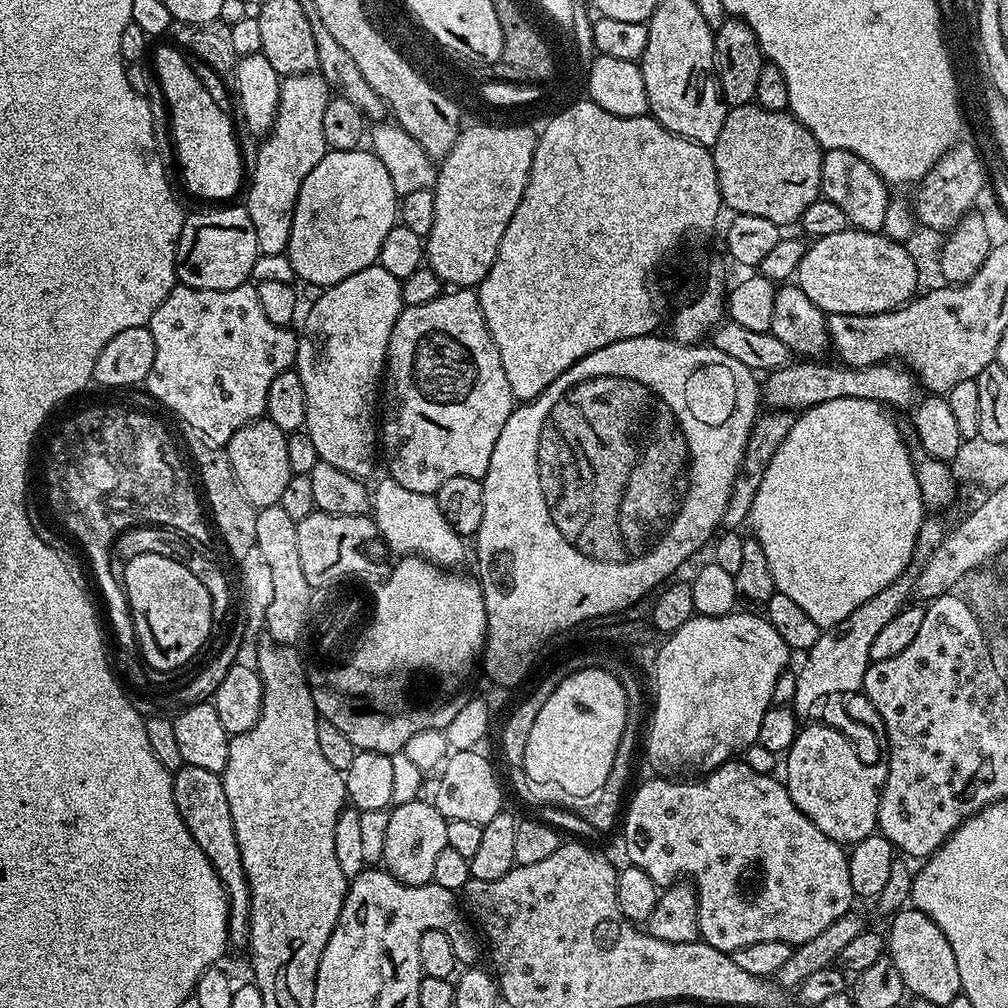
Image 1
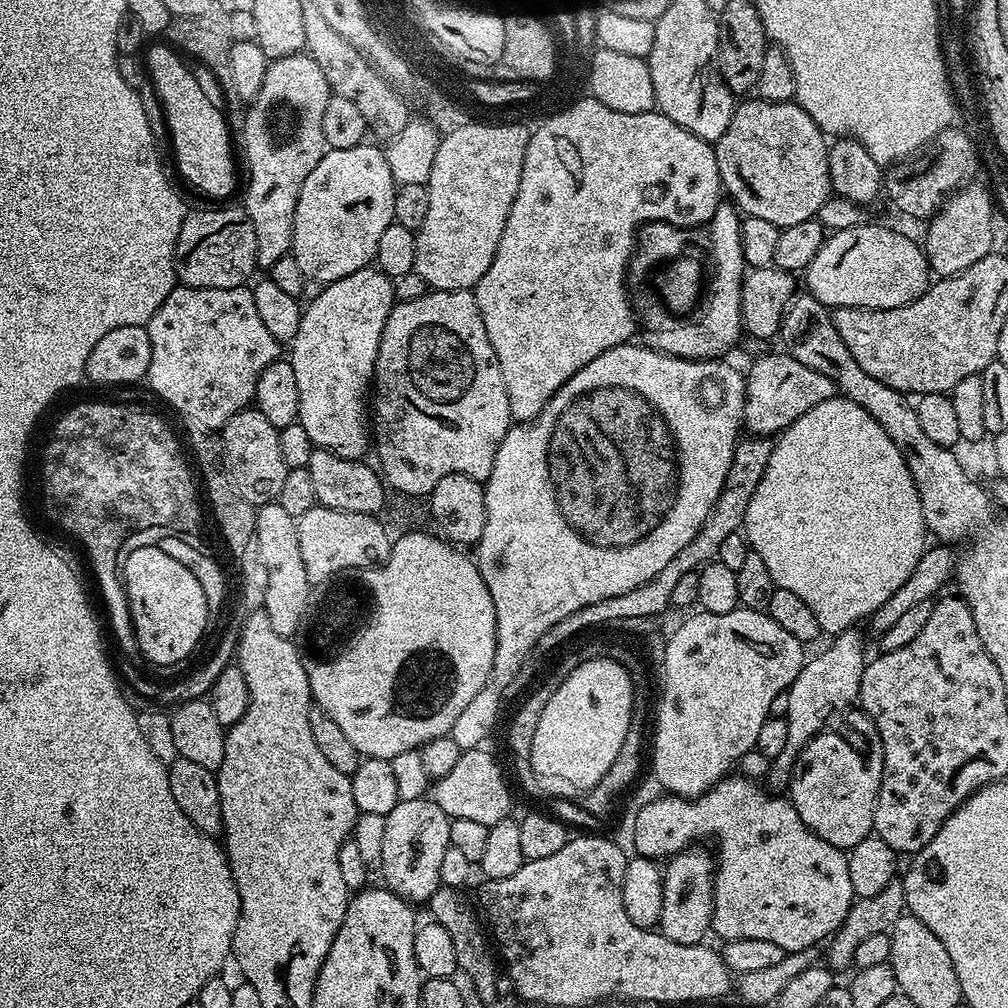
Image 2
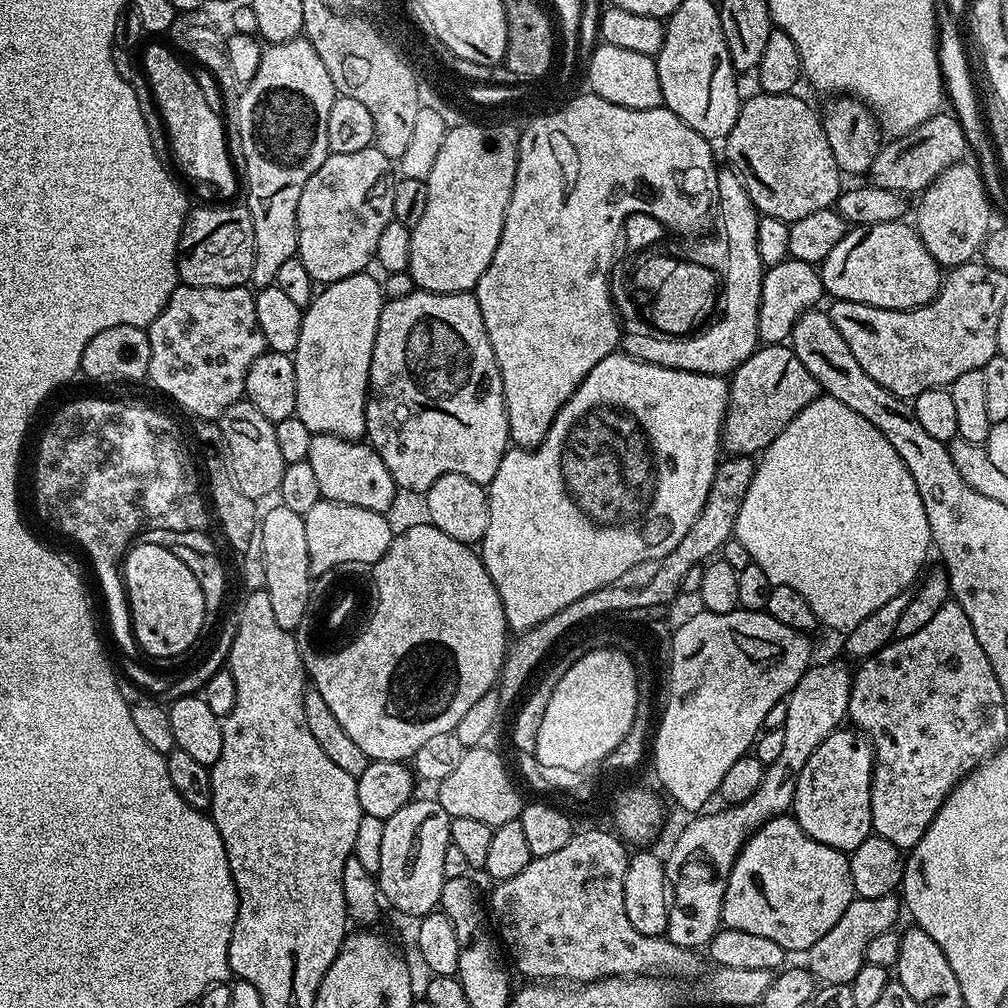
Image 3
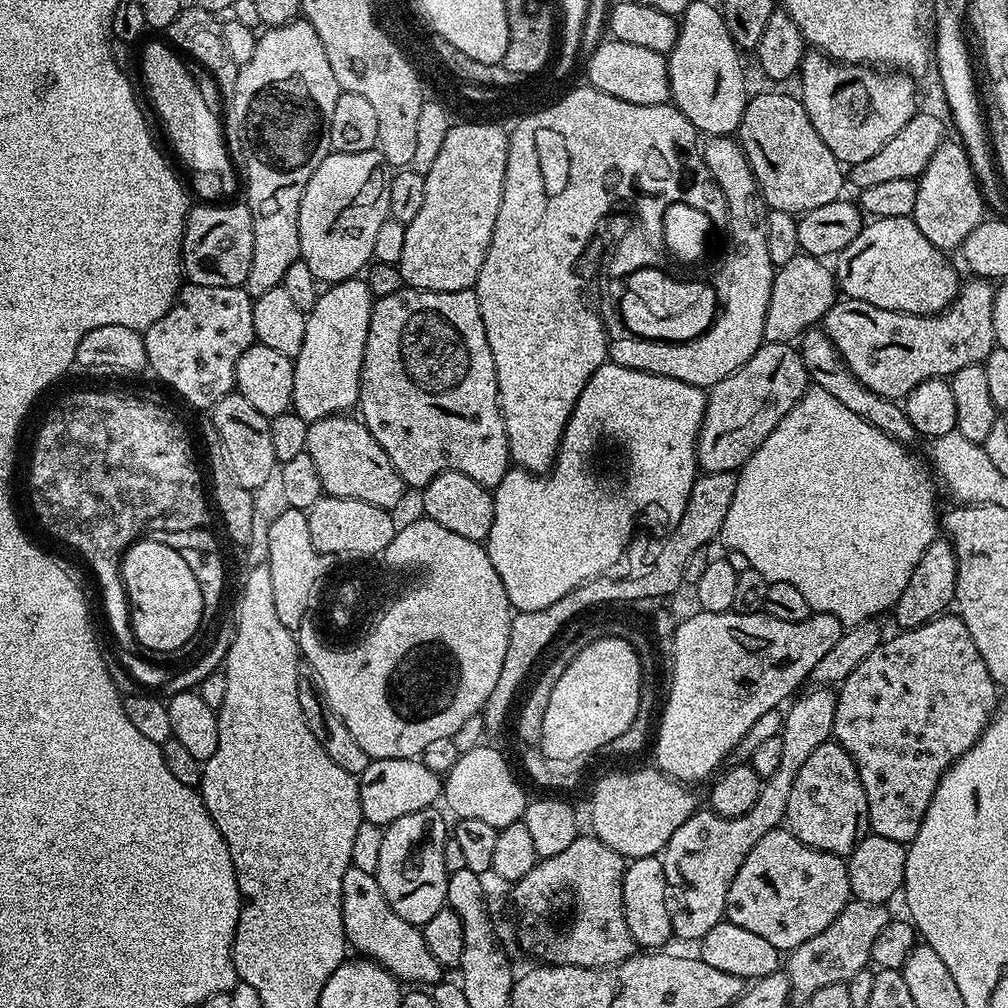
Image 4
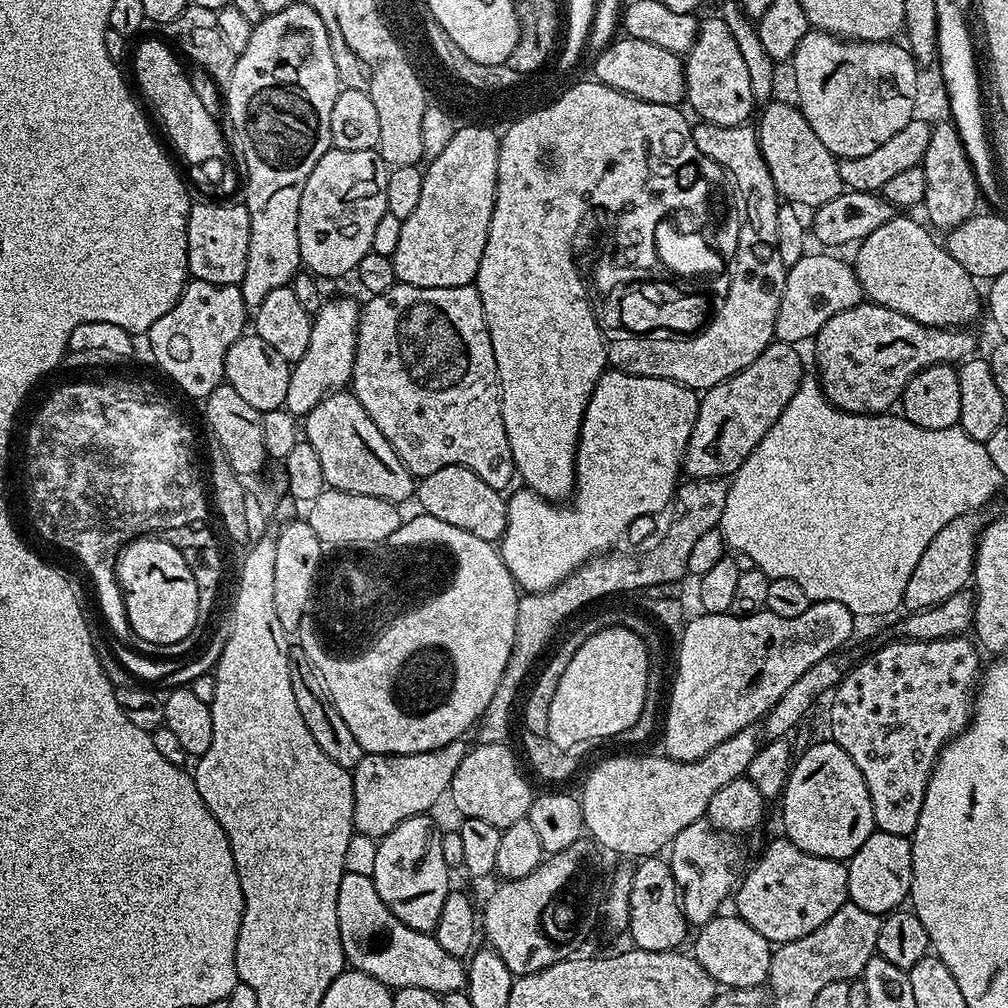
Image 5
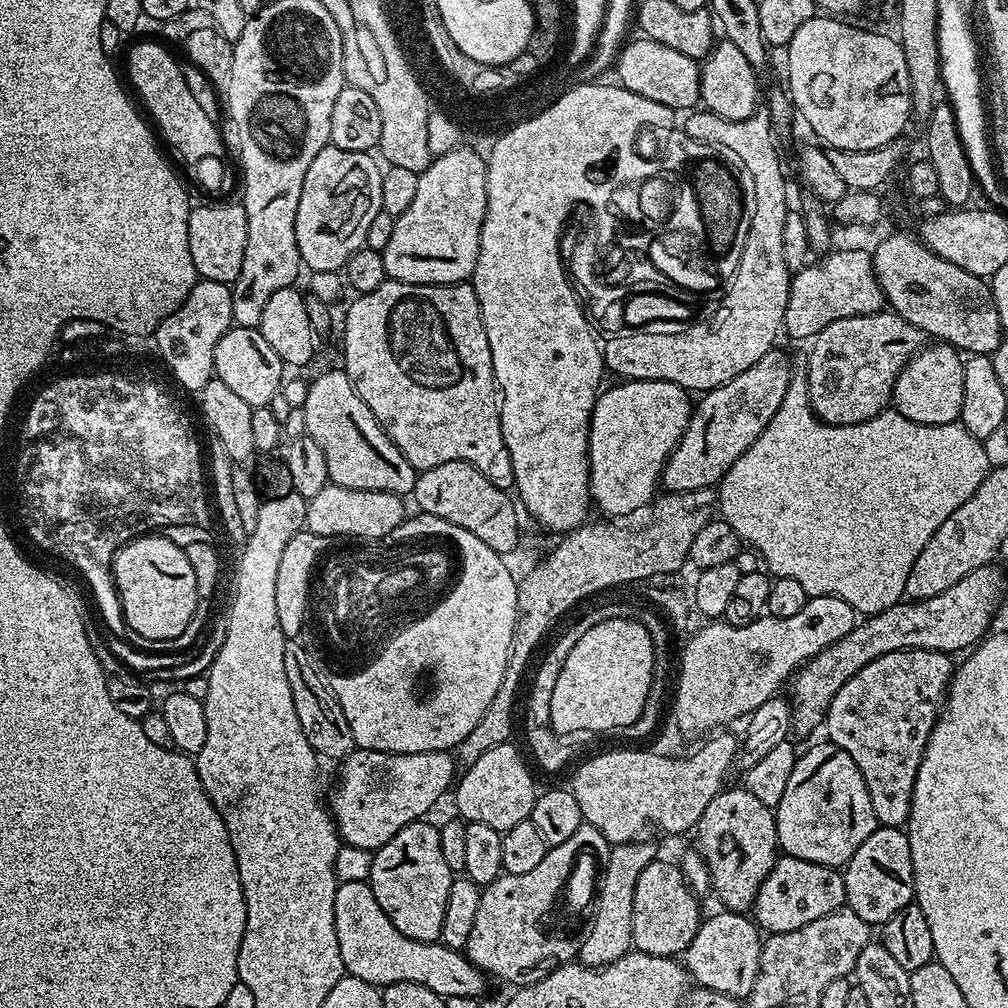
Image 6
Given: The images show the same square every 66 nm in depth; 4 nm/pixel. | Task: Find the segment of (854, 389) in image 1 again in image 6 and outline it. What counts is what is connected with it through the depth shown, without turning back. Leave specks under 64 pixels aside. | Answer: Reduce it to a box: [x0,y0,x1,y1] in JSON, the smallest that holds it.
[663,346,793,492]

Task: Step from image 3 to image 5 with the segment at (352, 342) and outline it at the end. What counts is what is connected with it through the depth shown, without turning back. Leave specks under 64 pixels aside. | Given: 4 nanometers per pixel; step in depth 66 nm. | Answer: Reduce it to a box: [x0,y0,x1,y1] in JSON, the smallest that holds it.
[284,298,361,416]

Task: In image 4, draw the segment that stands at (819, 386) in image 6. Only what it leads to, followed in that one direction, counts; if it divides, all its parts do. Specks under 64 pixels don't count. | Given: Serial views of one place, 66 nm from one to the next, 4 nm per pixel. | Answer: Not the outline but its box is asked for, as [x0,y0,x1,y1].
[826,278,996,401]

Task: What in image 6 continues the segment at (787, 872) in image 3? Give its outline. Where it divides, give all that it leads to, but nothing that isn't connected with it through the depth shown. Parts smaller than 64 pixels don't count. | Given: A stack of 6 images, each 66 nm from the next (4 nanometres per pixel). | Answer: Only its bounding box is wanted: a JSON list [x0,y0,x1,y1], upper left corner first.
[754,855,846,933]

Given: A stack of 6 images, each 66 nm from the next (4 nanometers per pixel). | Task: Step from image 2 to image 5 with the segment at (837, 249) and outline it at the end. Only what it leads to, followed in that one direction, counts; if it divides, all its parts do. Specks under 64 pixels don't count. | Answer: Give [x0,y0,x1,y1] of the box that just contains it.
[854,214,982,328]

